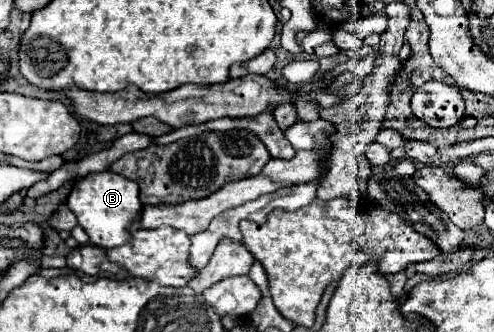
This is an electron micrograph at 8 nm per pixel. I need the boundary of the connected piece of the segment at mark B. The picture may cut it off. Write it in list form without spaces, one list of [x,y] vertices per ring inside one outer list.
[[[101,171],[89,173],[87,177],[75,181],[67,197],[67,207],[75,213],[91,243],[103,249],[111,249],[117,245],[125,245],[125,241],[131,239],[129,227],[133,221],[139,221],[143,203],[139,201],[139,185],[135,181],[125,179],[113,171]]]

